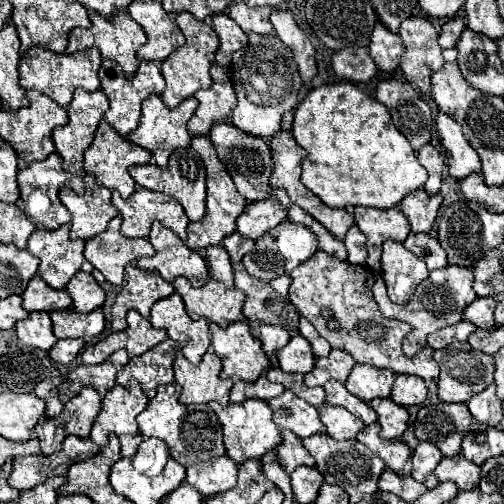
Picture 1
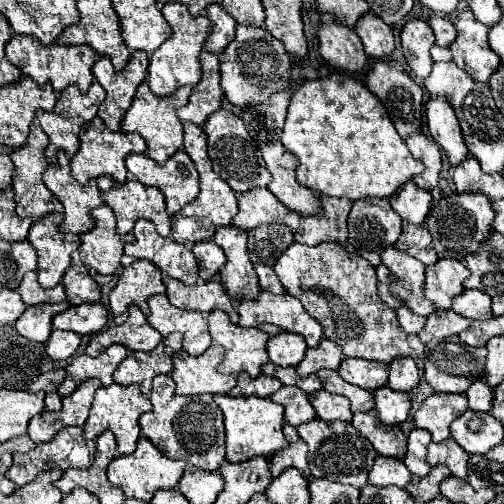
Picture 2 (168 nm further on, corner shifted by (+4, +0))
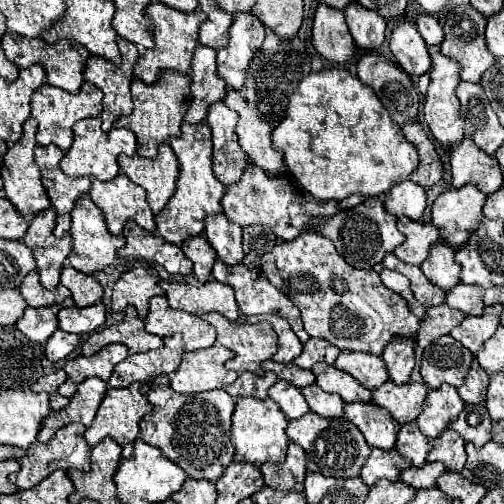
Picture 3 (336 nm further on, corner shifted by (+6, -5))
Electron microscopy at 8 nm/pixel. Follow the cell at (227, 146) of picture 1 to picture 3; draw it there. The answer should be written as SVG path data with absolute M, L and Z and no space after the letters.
M222 101L210 105L208 125L212 129L212 151L214 151L214 175L220 183L230 185L240 181L244 167L248 165L248 155L236 141L236 113L228 109Z

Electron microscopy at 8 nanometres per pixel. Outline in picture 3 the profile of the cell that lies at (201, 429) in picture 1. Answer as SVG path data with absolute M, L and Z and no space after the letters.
M158 375L150 385L148 401L154 409L140 421L140 437L148 445L160 449L192 479L212 479L212 483L220 479L234 457L234 445L230 441L232 413L236 407L234 397L224 389L182 395L172 391L168 375Z

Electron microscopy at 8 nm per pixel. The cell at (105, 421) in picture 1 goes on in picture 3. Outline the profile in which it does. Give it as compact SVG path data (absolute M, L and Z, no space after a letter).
M130 385L126 389L114 389L114 387L110 387L108 393L106 393L106 397L104 397L104 401L102 401L102 405L100 405L100 409L98 409L98 413L96 413L94 423L86 429L84 439L88 441L90 447L94 447L104 437L112 437L122 449L122 458L128 458L134 453L134 439L138 437L138 423L142 421L142 417L146 413L150 413L150 409L152 409L152 405L140 393L140 385Z

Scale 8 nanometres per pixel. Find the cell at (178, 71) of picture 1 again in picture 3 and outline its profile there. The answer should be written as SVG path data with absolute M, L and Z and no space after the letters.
M152 1L148 9L144 11L144 15L152 21L152 35L154 35L156 45L154 49L140 51L140 57L132 67L134 75L150 85L156 81L156 75L160 69L176 69L176 71L186 73L190 69L192 53L198 47L198 27L206 21L206 15L200 9L194 9L194 13L182 13L160 1Z

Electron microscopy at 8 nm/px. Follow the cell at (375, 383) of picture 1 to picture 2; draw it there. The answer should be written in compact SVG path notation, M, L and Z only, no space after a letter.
M346 358L340 364L340 376L354 386L374 392L376 388L388 384L388 364L362 358Z

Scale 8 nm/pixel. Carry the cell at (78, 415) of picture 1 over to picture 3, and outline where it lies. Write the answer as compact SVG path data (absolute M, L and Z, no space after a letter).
M88 379L88 381L82 381L78 385L78 391L76 395L70 399L70 403L60 409L60 411L52 411L44 423L42 423L42 429L38 433L38 441L42 443L48 443L54 433L68 425L68 423L84 423L86 427L92 425L94 417L96 417L96 411L98 411L98 405L102 403L102 397L106 395L106 389L108 385L102 381L102 379Z

